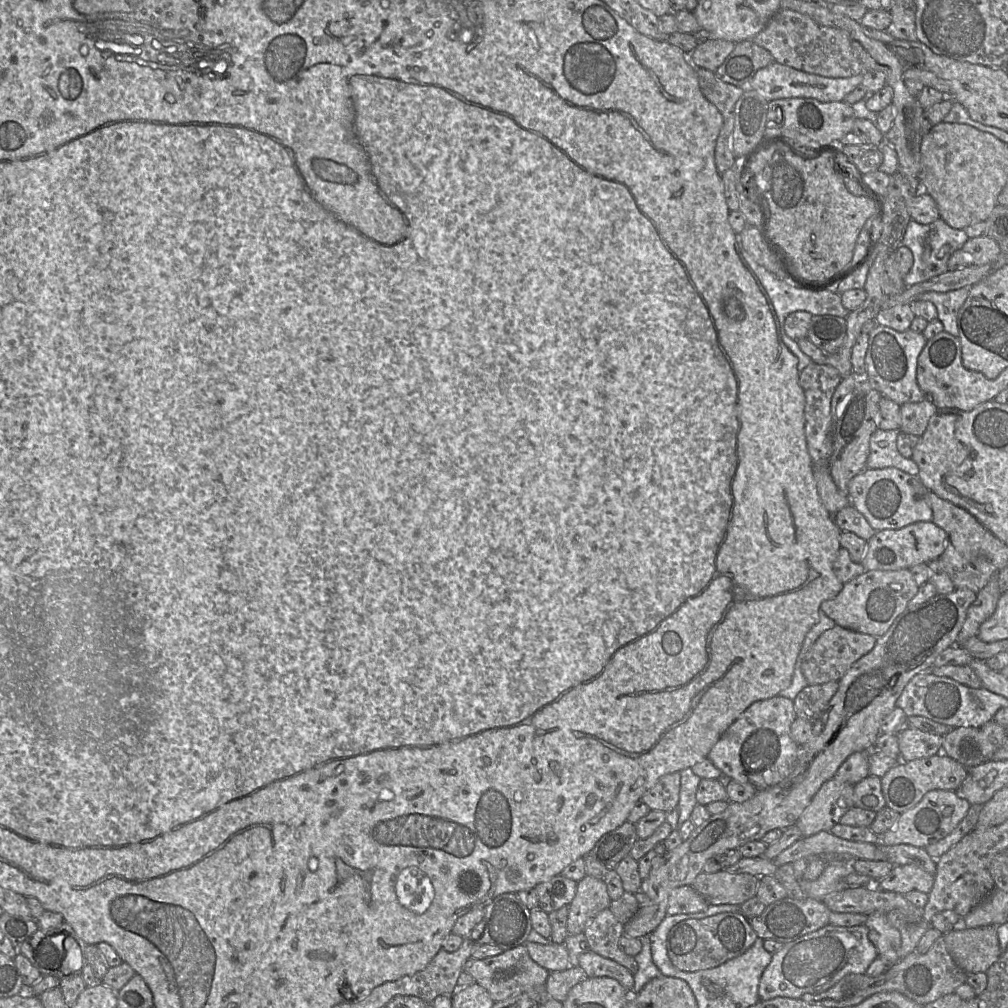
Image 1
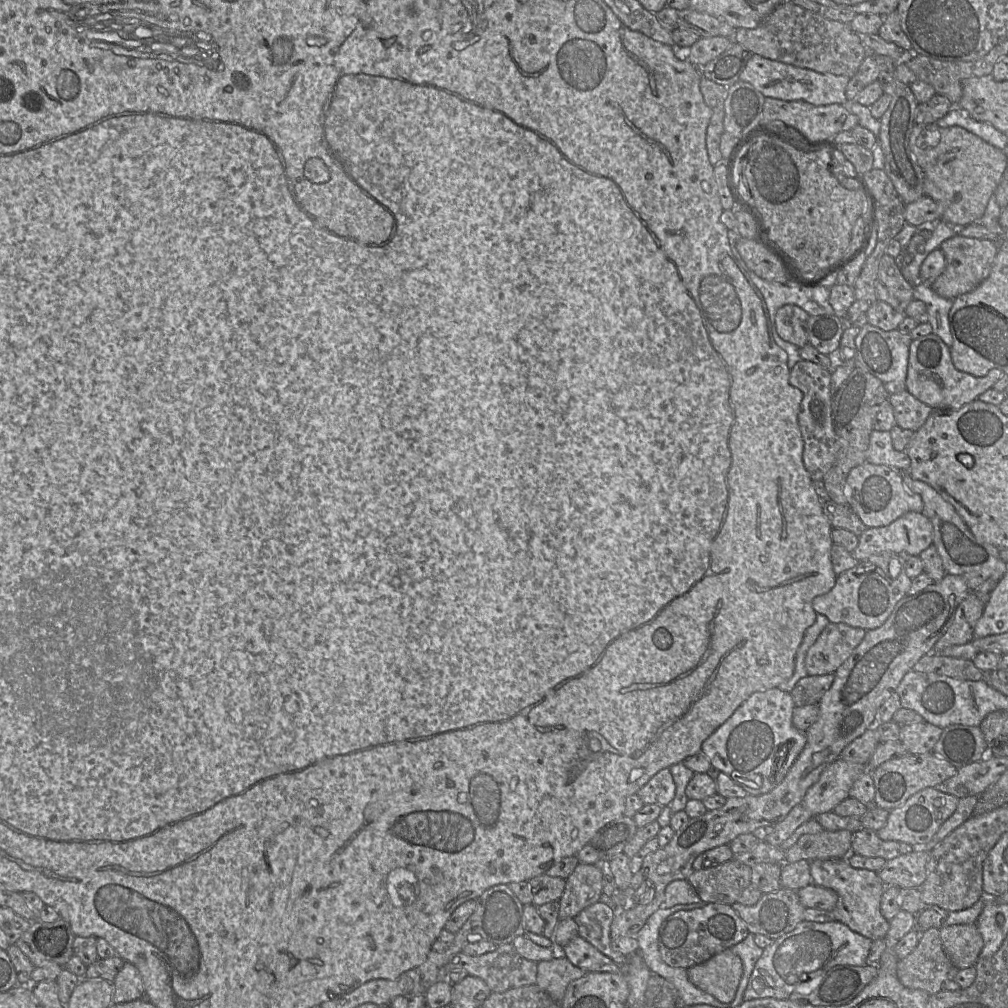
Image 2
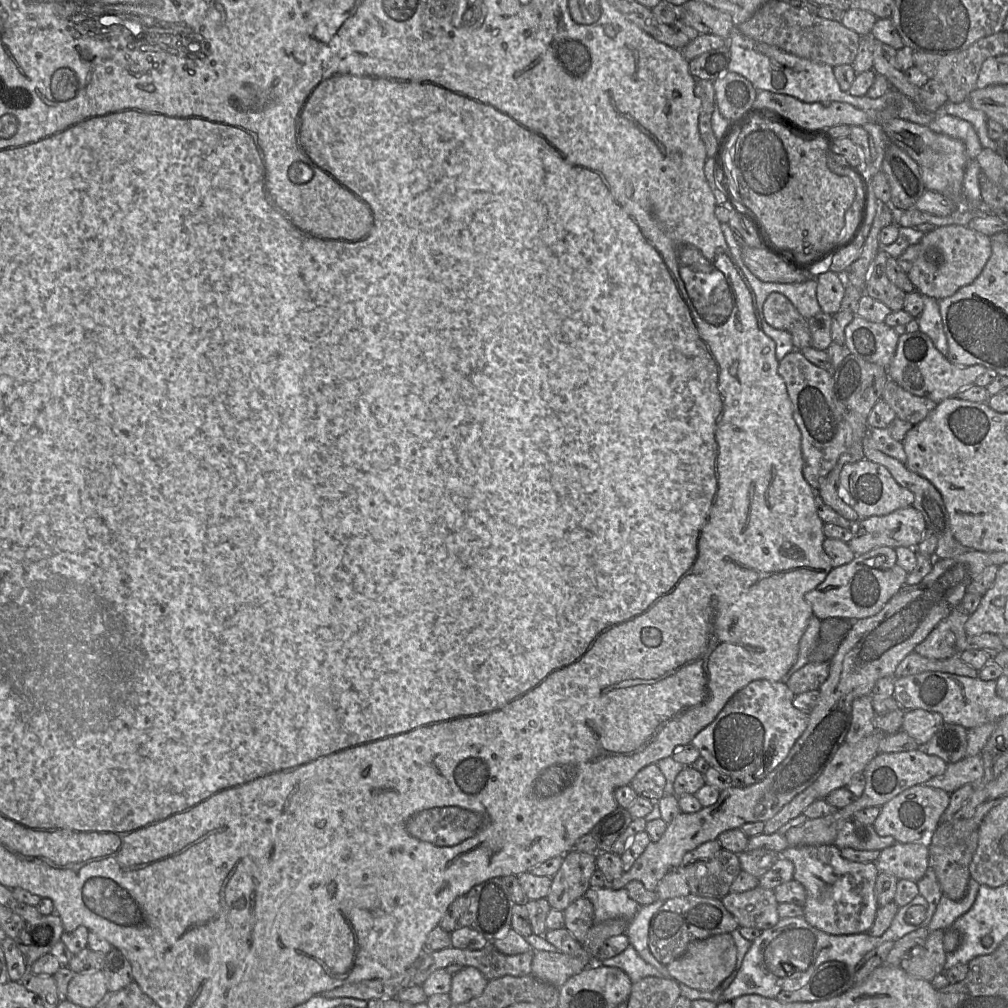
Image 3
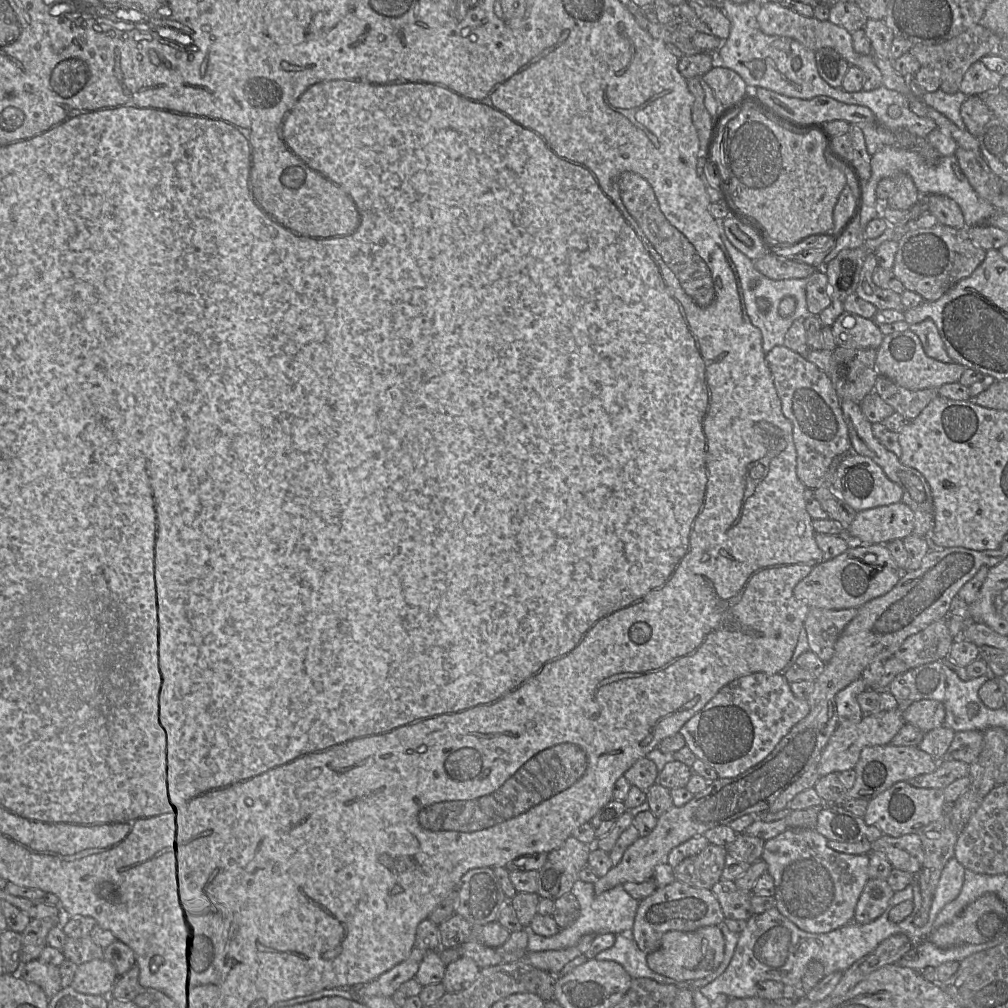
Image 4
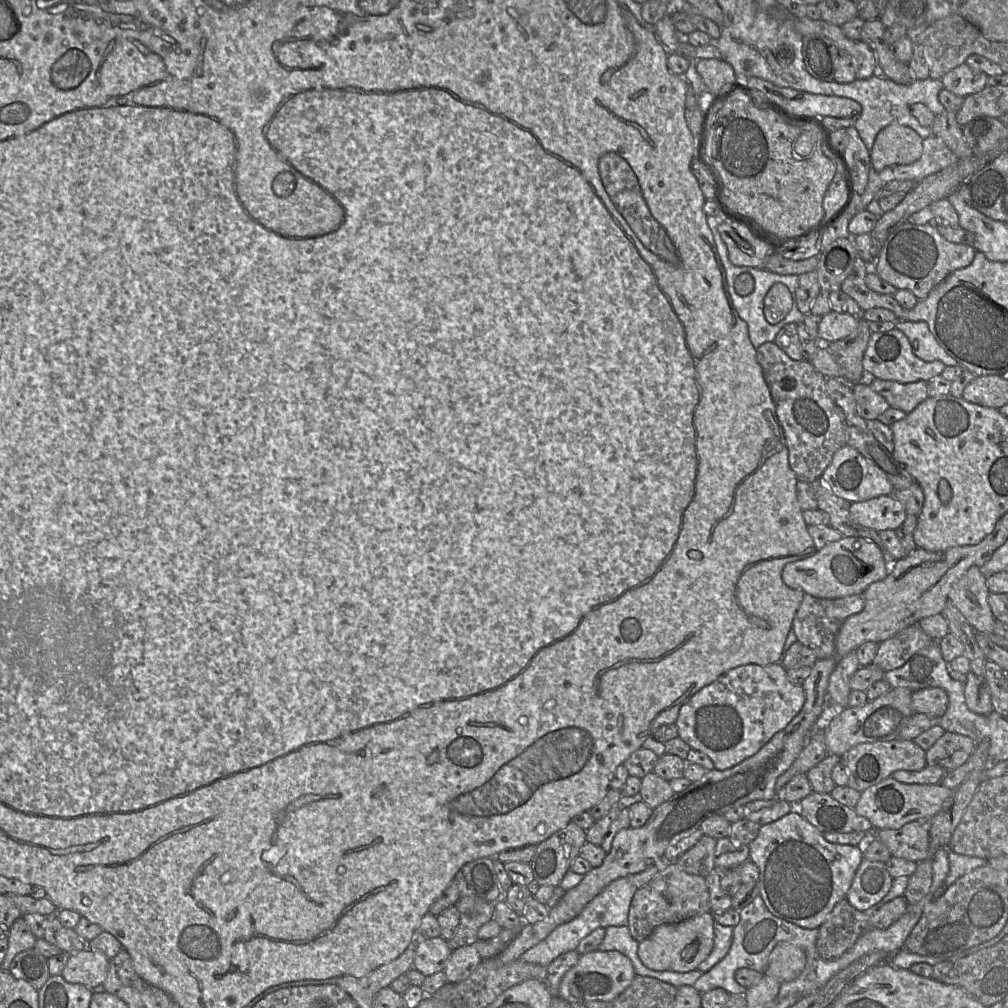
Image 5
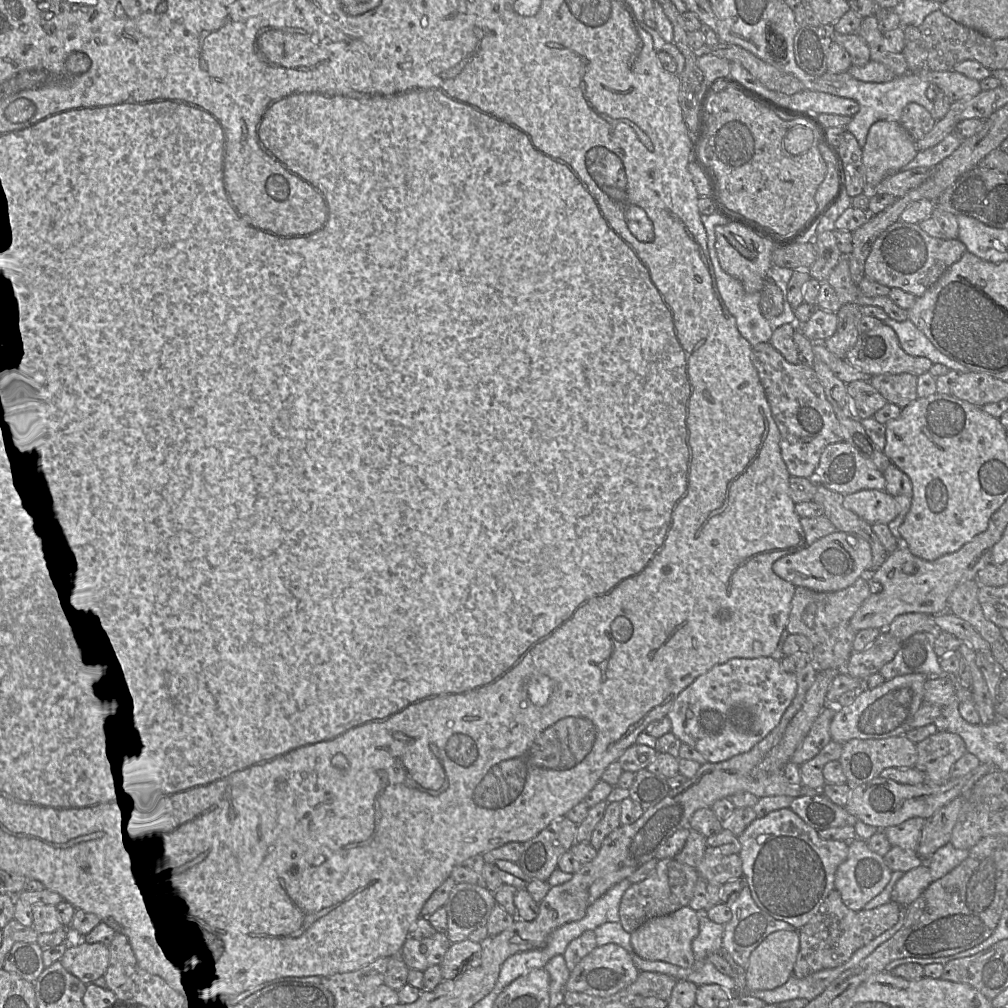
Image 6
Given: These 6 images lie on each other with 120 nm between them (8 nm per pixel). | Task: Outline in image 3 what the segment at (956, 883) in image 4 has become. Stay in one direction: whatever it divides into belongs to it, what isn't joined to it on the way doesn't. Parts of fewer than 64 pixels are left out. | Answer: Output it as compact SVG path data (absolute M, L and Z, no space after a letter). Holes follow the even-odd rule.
M973 878L970 879L967 893L960 901L954 901L942 895L936 911L928 925L929 931L946 930L952 927L955 920L967 913L973 906L980 885Z

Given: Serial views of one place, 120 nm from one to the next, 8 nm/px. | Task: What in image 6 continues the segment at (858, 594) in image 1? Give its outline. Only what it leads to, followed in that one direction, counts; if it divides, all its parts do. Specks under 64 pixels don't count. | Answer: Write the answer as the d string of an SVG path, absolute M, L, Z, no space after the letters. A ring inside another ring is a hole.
M835 531L798 552L780 557L772 564L772 570L795 587L801 586L817 592L839 591L872 572L871 548L856 533Z

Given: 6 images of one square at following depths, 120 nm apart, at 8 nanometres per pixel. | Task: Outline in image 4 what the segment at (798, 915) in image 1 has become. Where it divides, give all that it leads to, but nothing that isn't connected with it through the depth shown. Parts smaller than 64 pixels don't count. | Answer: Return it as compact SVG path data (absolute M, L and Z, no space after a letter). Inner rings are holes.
M721 878L711 889L726 919L747 921L752 915L751 892L739 890L735 883Z

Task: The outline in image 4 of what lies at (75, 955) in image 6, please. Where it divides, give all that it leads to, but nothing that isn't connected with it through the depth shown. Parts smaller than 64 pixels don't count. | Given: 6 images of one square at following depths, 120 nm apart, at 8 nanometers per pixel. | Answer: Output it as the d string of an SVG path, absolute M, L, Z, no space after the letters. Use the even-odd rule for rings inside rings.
M95 959L77 966L70 987L82 994L109 997L116 979L113 964Z

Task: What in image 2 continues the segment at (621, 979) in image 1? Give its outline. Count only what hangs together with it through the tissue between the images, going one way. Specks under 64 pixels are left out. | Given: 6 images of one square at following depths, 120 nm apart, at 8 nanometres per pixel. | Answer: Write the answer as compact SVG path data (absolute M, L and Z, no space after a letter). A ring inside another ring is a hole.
M580 936L566 944L562 951L573 965L586 972L622 973L622 967Z

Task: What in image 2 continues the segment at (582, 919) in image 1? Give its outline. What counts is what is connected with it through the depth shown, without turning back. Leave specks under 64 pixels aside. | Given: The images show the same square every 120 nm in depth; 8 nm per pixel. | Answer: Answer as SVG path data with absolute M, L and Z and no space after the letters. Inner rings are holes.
M579 863L566 879L566 886L559 900L560 919L574 919L583 909L602 900L604 866Z

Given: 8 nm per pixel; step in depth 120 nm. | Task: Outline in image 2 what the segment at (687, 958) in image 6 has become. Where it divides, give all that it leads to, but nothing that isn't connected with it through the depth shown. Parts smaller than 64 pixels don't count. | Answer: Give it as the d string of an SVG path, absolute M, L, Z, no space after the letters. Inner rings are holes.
M731 948L687 969L689 980L696 987L723 1003L735 999L742 974L742 961Z

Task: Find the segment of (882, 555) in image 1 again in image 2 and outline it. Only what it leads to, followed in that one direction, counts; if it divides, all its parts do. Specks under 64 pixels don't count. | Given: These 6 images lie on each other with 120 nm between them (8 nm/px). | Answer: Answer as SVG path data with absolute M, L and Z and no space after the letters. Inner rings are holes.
M909 511L882 527L867 527L852 552L858 561L884 552L919 556L933 544L933 526L922 513Z

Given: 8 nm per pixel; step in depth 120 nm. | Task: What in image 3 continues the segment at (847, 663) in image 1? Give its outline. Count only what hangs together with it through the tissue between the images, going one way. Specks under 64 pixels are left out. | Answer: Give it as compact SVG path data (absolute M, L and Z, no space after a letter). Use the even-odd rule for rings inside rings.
M828 618L823 620L822 627L820 627L819 640L810 655L809 661L815 663L829 663L852 624L853 620L841 618Z

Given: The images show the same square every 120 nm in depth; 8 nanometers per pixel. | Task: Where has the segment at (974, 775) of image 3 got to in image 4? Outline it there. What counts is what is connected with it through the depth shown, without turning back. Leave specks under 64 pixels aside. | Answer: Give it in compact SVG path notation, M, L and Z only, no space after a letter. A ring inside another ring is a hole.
M957 760L938 761L936 770L929 774L919 775L908 781L916 788L945 789L956 779L970 776L970 765Z

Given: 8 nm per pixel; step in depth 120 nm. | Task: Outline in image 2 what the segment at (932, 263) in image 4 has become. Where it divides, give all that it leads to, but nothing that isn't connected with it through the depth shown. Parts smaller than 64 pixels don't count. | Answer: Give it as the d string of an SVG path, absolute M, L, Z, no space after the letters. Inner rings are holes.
M957 233L945 240L939 249L944 254L946 266L942 274L932 281L930 287L939 296L954 299L972 291L988 277L998 246L991 240L965 237Z

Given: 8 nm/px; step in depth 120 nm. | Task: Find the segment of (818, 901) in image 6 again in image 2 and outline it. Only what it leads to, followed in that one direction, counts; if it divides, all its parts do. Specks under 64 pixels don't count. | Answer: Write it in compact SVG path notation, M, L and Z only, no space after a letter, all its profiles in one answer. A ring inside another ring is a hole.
M846 859L810 860L812 884L830 888L838 894L838 901L832 910L834 921L841 922L854 932L872 941L885 939L889 921L881 912L880 903L885 885L878 873L852 867Z

